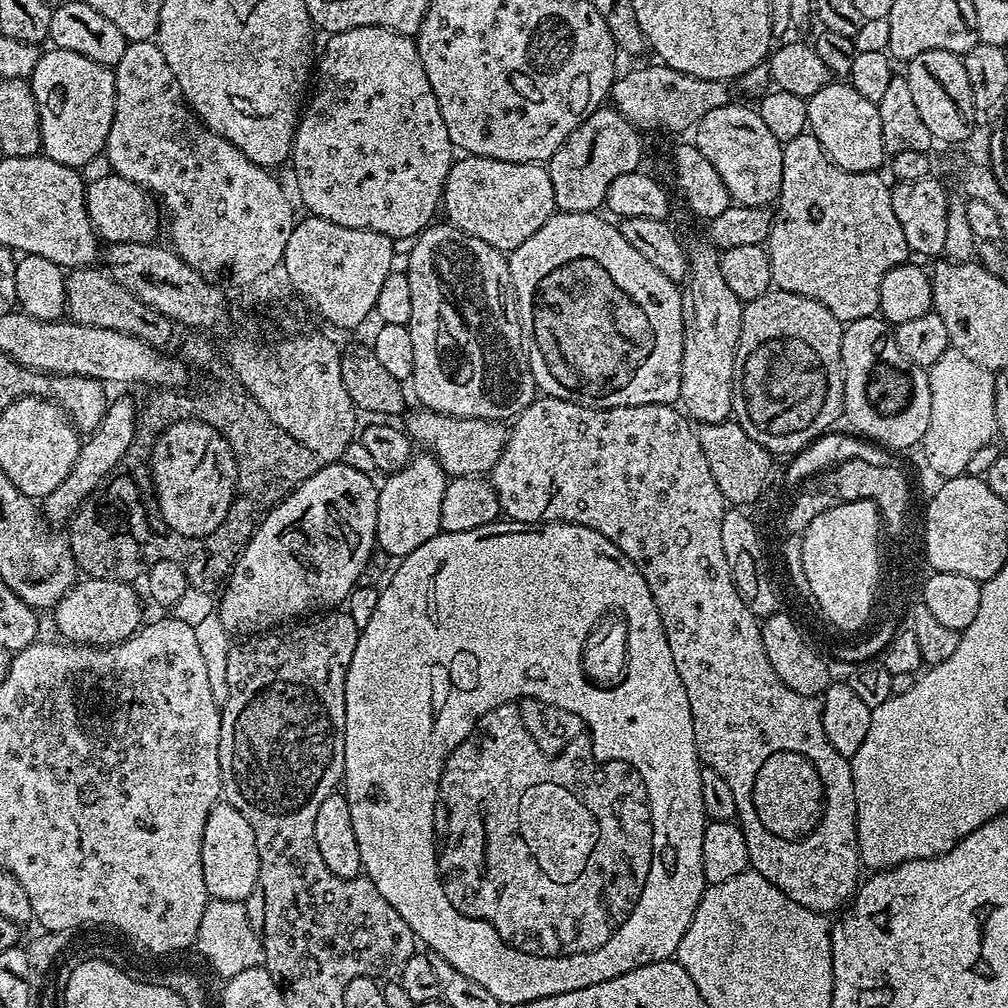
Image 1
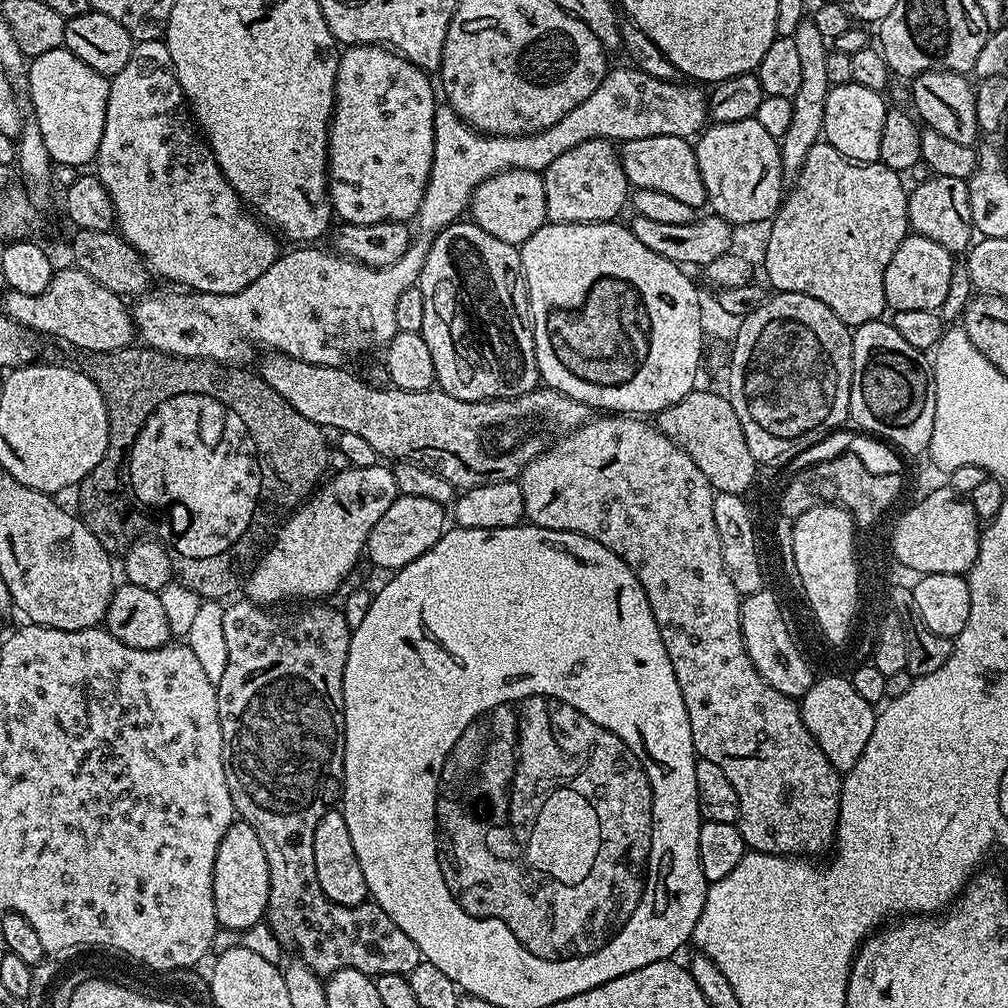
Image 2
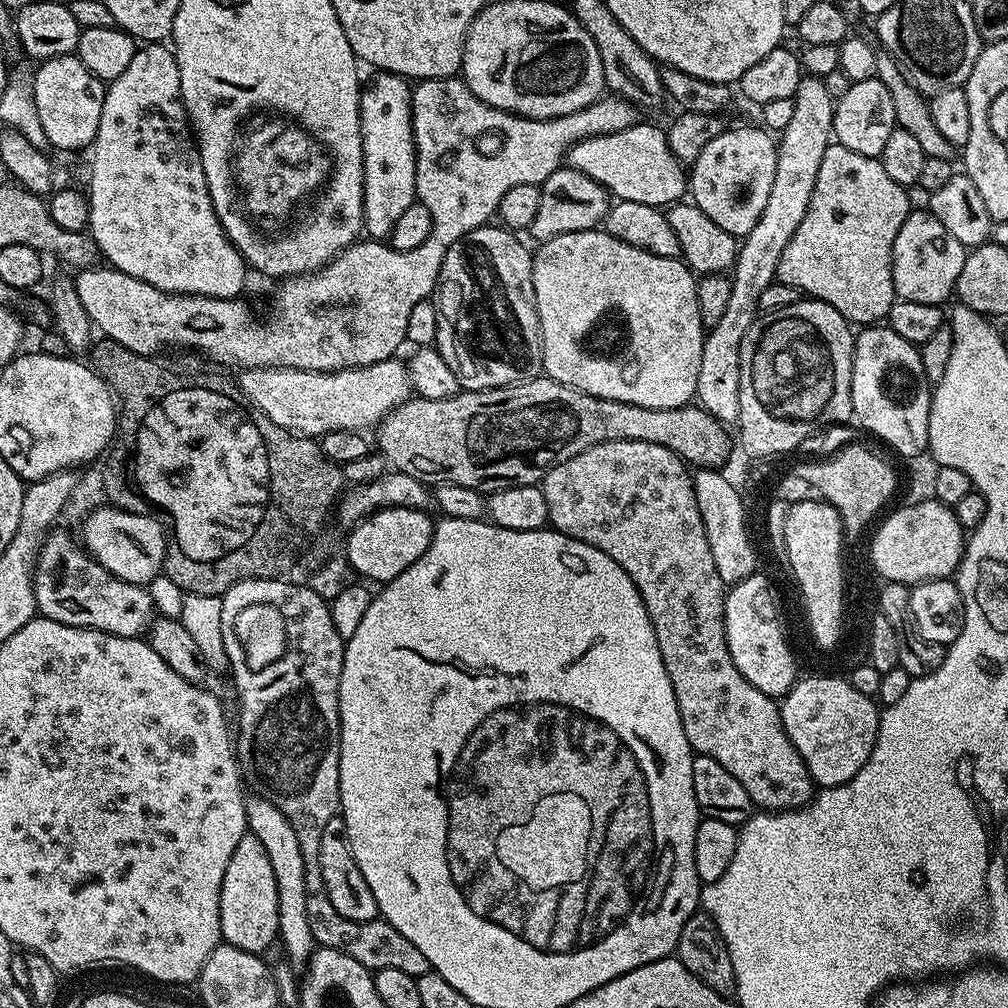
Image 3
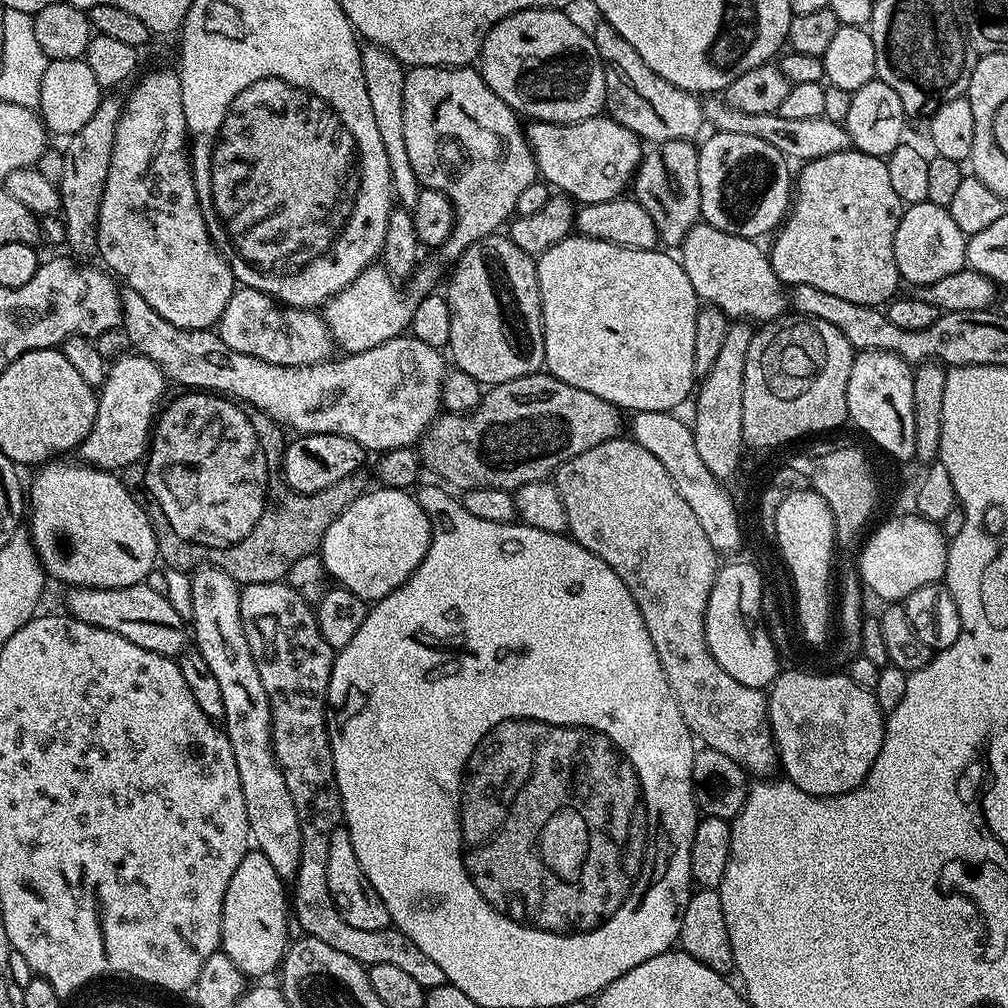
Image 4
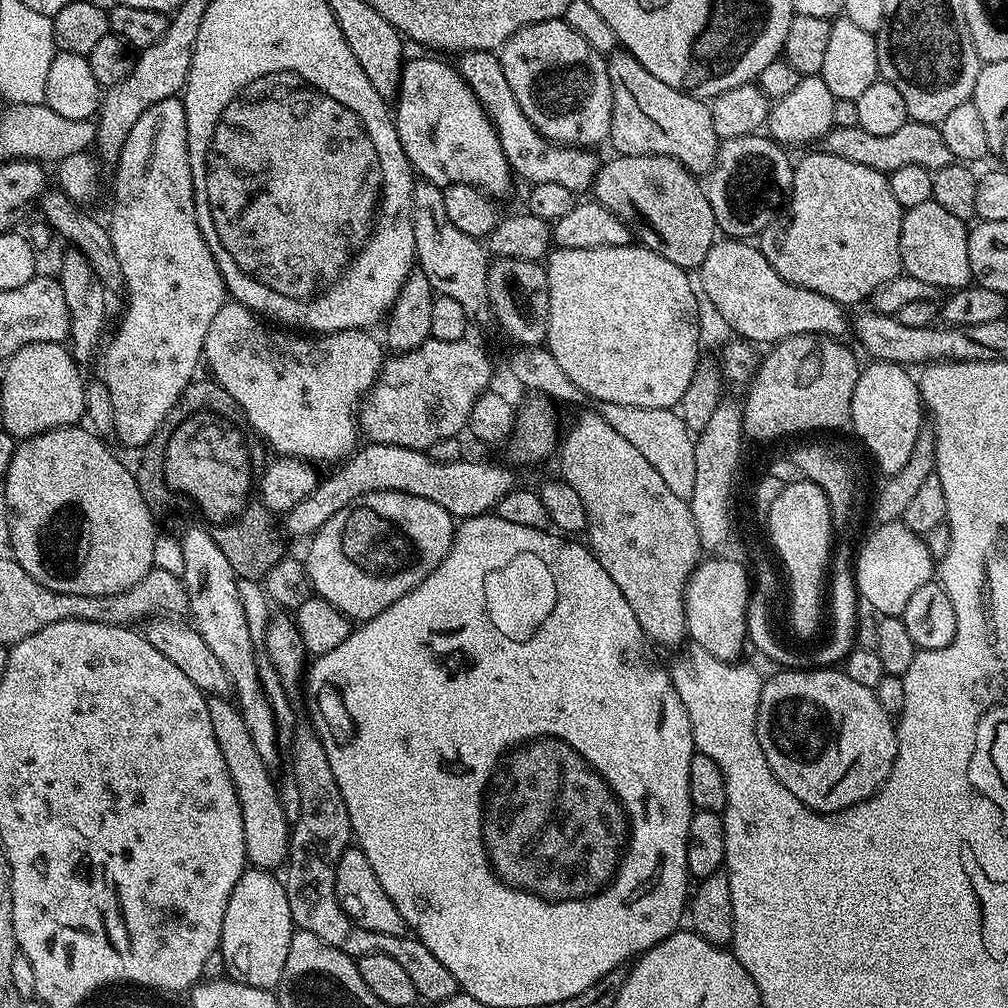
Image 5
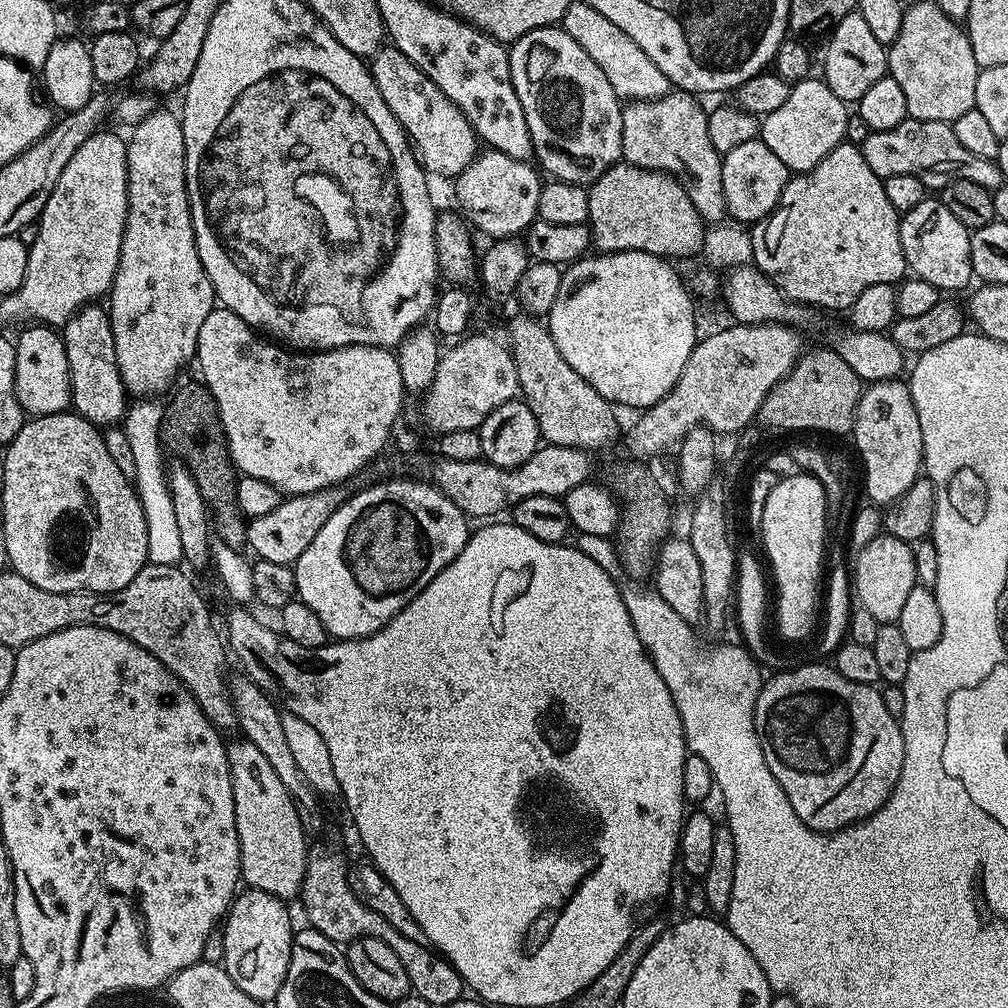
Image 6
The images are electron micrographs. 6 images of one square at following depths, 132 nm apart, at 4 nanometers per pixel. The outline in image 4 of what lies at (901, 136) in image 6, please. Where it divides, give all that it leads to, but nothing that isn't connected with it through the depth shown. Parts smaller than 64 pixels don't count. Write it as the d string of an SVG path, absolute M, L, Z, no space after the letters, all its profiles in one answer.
M708 98L703 101L704 119L718 132L730 134L750 134L750 138L762 138L762 142L770 142L774 150L778 150L789 161L807 162L826 158L826 154L838 154L849 151L850 141L848 129L838 122L830 122L824 115L818 118L782 118L779 112L770 114L742 114L734 111L720 98Z

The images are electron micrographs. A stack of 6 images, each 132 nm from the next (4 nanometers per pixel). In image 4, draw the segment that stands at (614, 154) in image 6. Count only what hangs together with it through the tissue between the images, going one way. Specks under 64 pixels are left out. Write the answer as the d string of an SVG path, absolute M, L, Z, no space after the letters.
M531 8L498 22L484 40L478 68L502 102L536 122L577 124L606 108L604 63L591 35L574 26L562 10Z

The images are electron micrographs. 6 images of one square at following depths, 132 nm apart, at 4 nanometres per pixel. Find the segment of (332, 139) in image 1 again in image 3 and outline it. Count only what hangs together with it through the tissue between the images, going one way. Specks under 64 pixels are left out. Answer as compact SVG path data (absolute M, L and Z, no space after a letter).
M380 72L363 85L360 93L360 129L362 130L362 158L364 159L364 227L373 240L387 241L398 218L416 199L416 143L412 129L412 88L409 81L392 72Z

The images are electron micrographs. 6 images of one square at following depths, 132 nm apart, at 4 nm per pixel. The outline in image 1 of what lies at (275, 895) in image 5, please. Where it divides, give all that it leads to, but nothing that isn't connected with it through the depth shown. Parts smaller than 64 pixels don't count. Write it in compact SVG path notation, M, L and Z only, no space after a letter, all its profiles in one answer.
M217 802L206 818L206 830L202 830L202 878L206 878L206 890L213 900L247 901L247 896L258 888L258 846L254 842L254 830L234 806Z

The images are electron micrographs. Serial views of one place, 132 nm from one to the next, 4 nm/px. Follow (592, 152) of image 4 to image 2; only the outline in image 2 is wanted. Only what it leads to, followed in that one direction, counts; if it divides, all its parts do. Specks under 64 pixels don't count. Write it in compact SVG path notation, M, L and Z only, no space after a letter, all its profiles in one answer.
M685 137L638 138L627 141L621 148L624 149L619 149L618 152L620 164L633 189L662 190L662 194L670 194L670 198L678 198L678 202L686 202L686 206L697 210L707 205L708 195L702 174L698 170L696 150Z

